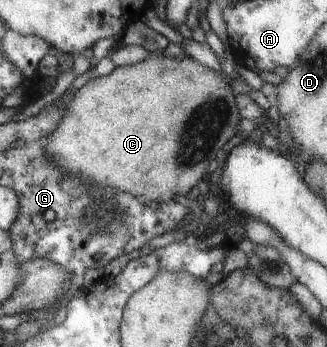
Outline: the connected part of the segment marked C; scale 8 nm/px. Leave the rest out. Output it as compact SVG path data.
M155 53L139 62L114 67L105 76L89 79L81 88L76 90L74 97L68 102L58 126L45 136L43 146L46 155L62 170L62 177L67 175L75 176L77 172L81 172L81 176L93 178L95 184L117 188L117 190L130 195L133 194L133 196L141 196L142 199L146 200L145 203L149 201L160 203L161 201L168 201L176 194L187 194L191 186L201 178L201 174L205 172L207 164L215 159L215 154L221 150L221 146L235 134L237 122L239 122L239 114L237 114L237 108L235 108L235 102L233 102L231 88L229 88L229 83L221 75L201 65L201 63L189 56L171 58L161 55L161 53Z

